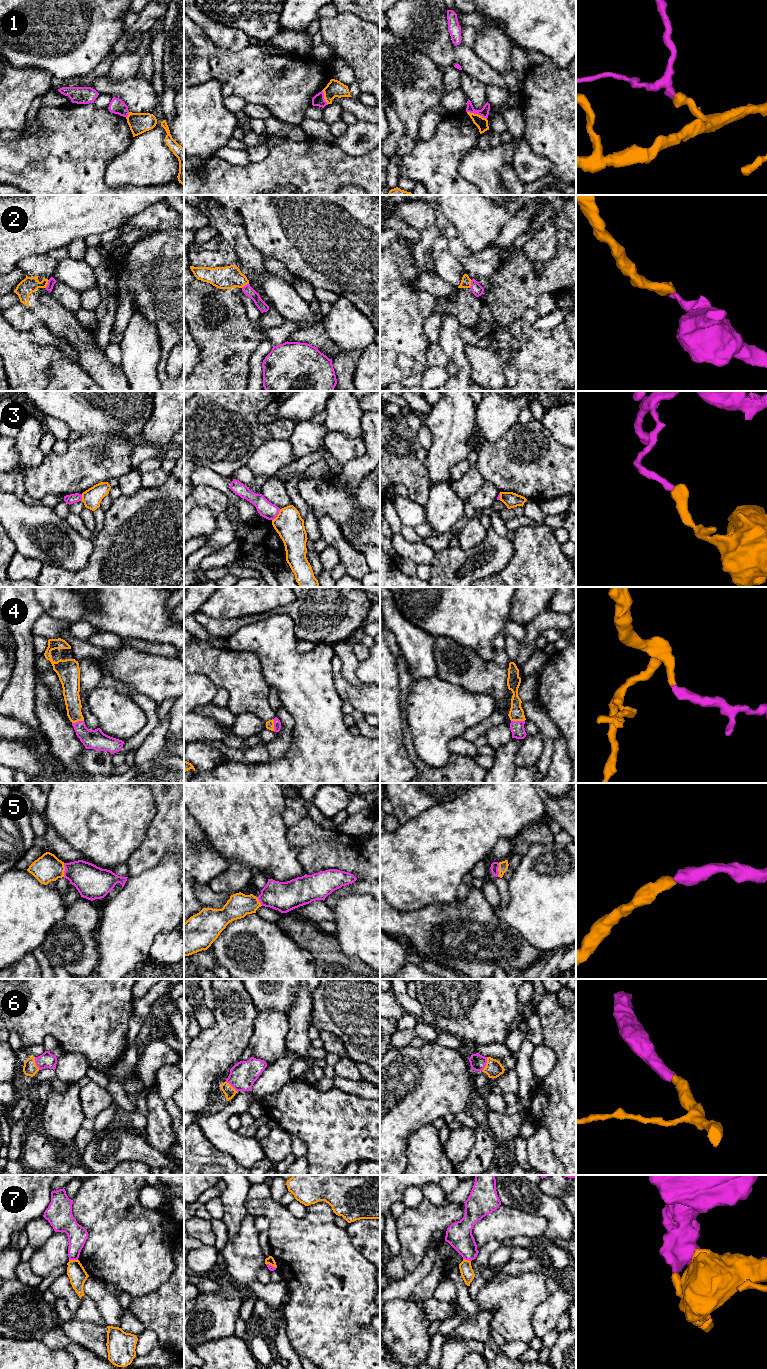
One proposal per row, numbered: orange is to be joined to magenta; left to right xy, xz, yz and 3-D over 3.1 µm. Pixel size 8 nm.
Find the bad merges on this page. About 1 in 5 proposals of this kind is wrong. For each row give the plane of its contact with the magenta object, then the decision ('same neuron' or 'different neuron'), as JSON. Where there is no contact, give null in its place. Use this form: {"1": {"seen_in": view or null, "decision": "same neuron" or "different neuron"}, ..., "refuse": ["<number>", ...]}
{"1": {"seen_in": "yz", "decision": "different neuron"}, "2": {"seen_in": "xy", "decision": "different neuron"}, "3": {"seen_in": "xz", "decision": "different neuron"}, "4": {"seen_in": "yz", "decision": "same neuron"}, "5": {"seen_in": "xy", "decision": "same neuron"}, "6": {"seen_in": "yz", "decision": "same neuron"}, "7": {"seen_in": "xy", "decision": "different neuron"}, "refuse": ["1", "2", "3", "7"]}

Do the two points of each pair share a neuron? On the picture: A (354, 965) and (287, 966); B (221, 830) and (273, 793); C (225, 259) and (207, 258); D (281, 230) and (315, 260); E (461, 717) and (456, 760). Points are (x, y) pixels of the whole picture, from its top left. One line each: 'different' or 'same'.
A: different
B: same
C: same
D: same
E: different

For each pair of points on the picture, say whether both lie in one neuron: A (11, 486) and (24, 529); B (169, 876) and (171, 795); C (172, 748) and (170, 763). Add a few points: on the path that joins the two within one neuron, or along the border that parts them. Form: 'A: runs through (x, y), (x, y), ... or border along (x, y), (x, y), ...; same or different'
A: border along (10, 492), (21, 499); different
B: border along (173, 853), (167, 853), (156, 865), (151, 867); different
C: border along (161, 754), (173, 756); different

